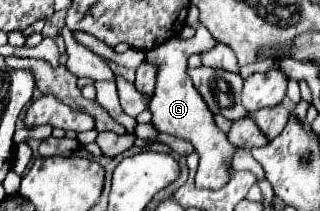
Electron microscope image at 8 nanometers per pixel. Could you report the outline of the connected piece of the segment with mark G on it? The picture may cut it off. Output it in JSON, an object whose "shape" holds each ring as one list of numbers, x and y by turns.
{"shape":[[205,25,197,27,195,37,191,39,181,39,181,37,171,37,169,41,161,43,157,49,147,51,145,61,157,67,157,79,155,79,155,99,149,103,151,111,151,123,159,133,169,133,181,139,187,139,193,143,195,151,201,155,199,169,195,175,195,185,199,189,221,189,229,181,229,167,231,167,231,157,235,153,235,147,227,141,225,133,217,129,213,121,213,113,205,105,201,95,195,95,191,77,187,75,187,59,191,55,201,55,209,49,213,49,215,39,213,35,205,29]]}

